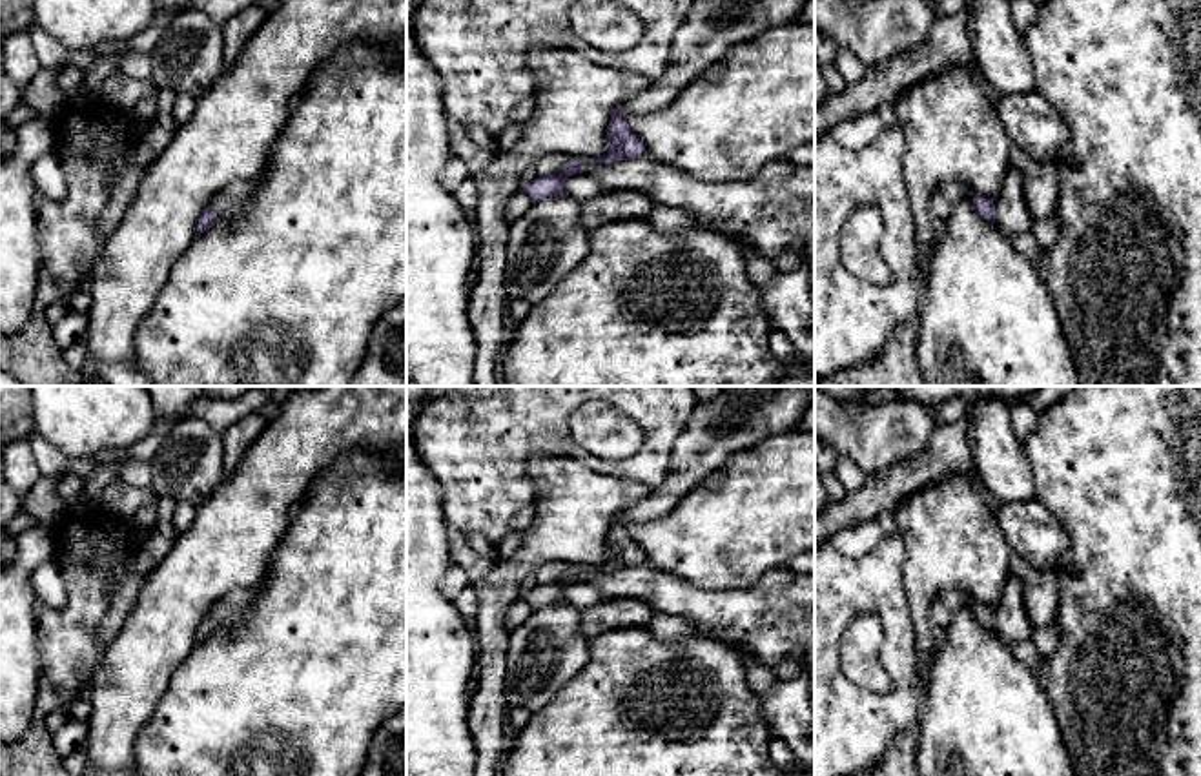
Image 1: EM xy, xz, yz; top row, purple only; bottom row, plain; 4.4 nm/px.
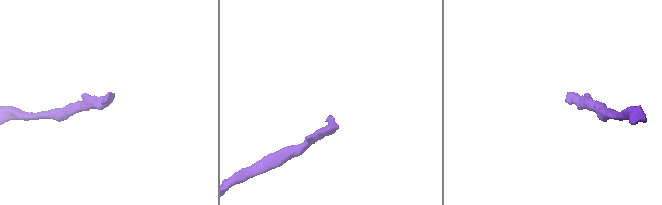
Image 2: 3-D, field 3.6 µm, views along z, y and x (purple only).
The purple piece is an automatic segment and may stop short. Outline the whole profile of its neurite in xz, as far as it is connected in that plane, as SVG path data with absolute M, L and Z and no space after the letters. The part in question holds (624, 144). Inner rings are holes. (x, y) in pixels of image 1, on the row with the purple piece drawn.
M694 0L674 35L665 73L611 115L609 153L592 162L612 164L645 157L645 144L629 128L629 117L663 109L733 46L793 22L804 4L806 0Z

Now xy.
M235 180L228 184L219 195L213 206L210 206L197 224L199 235L208 231L217 219L237 217L248 209L257 191L257 180Z

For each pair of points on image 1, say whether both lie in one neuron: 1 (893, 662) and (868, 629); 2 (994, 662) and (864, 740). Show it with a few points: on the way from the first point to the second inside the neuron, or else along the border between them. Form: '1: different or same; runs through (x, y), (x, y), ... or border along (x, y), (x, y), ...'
1: different; border along (861, 612), (879, 622), (879, 663), (895, 685)
2: different; border along (923, 696), (913, 725)

